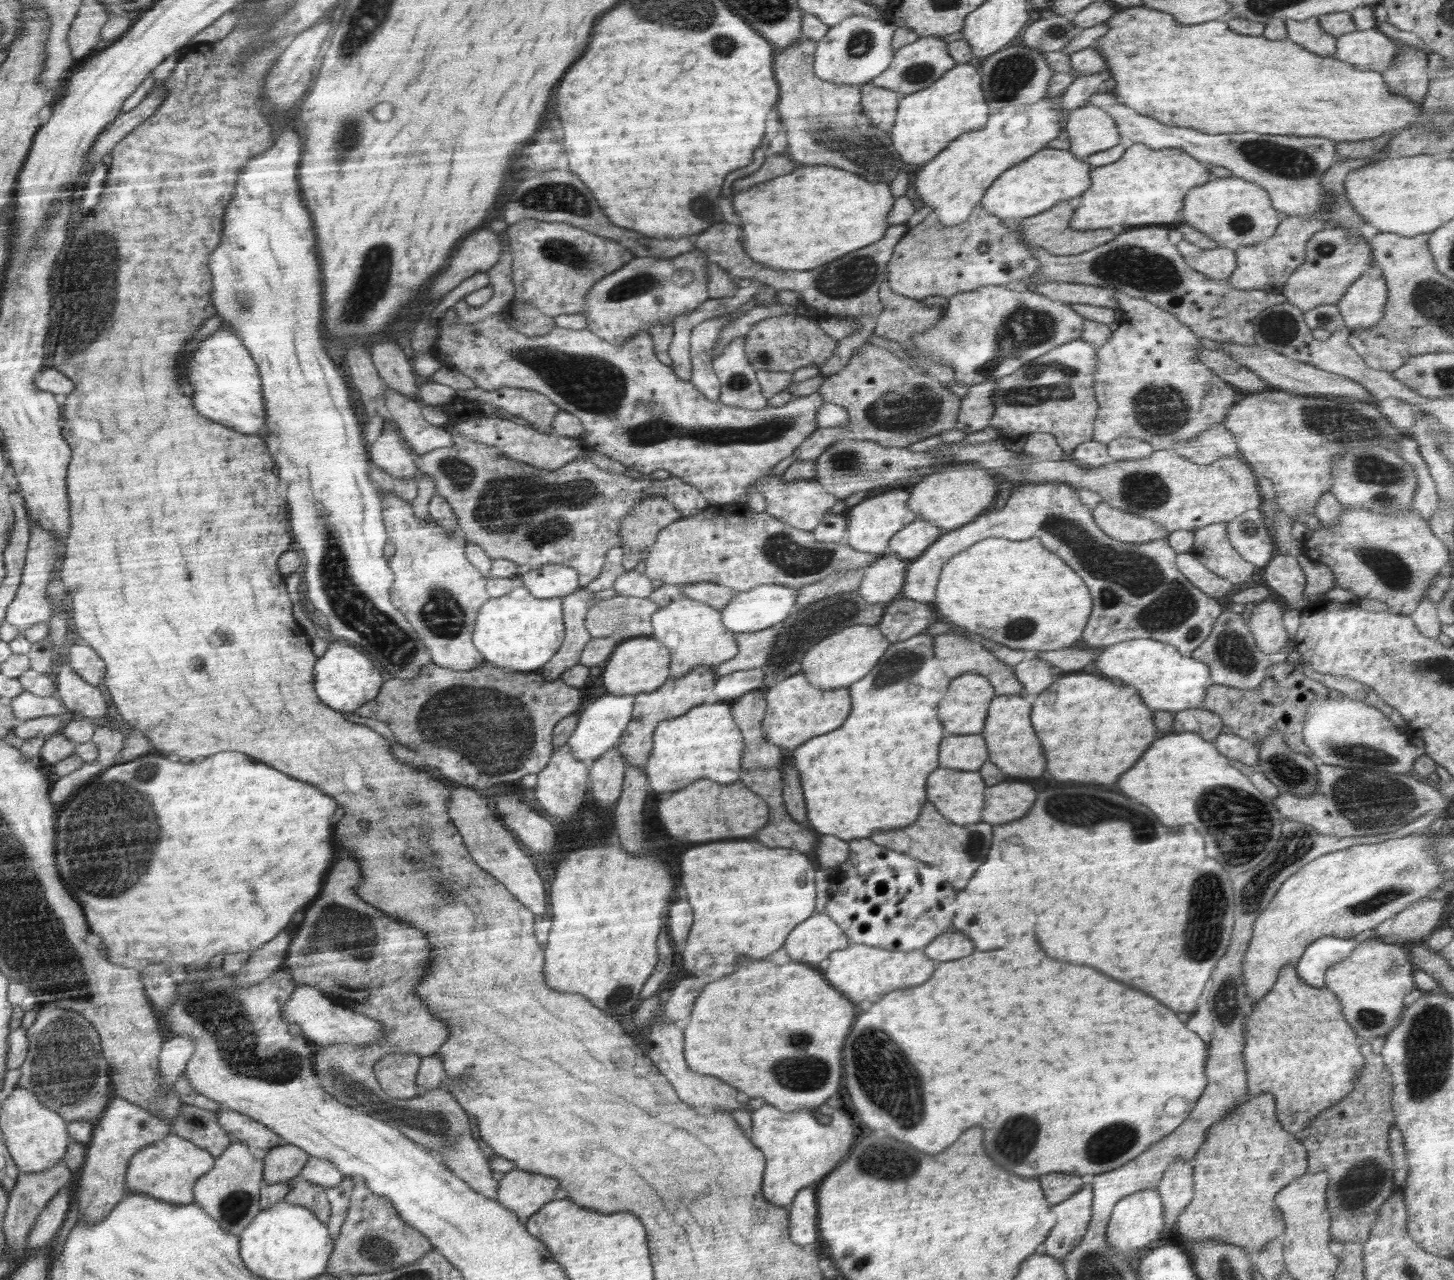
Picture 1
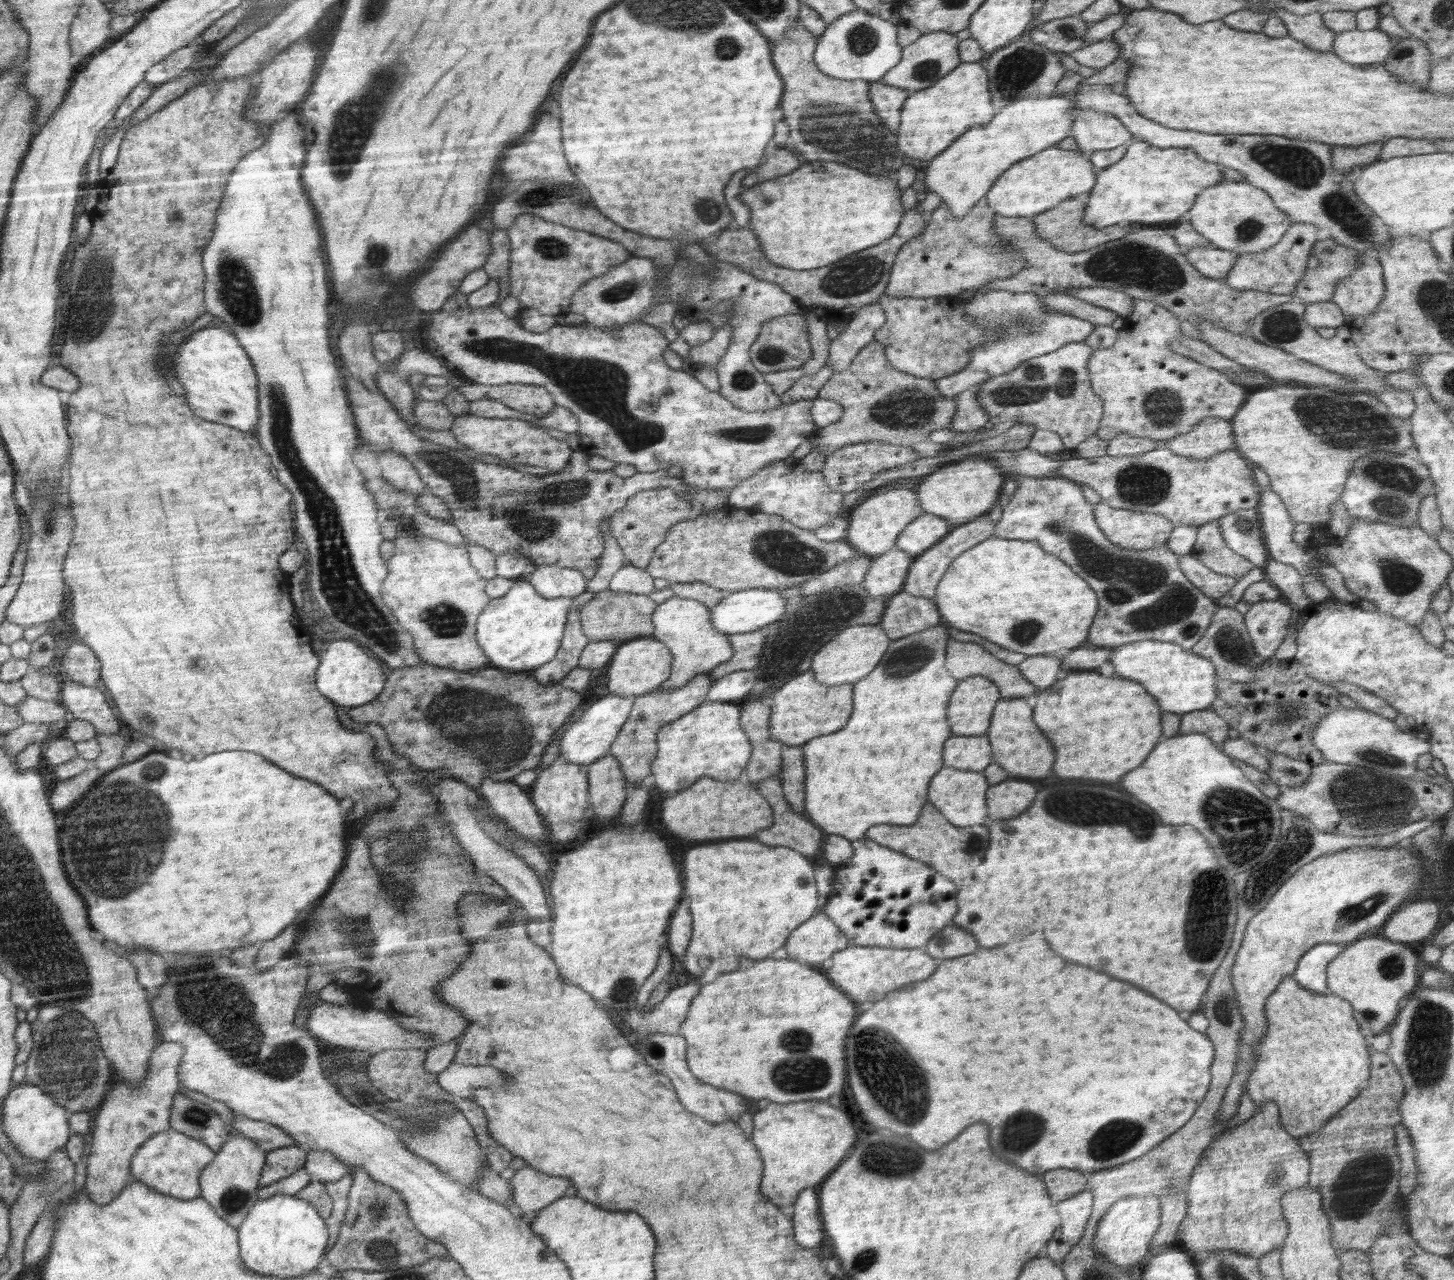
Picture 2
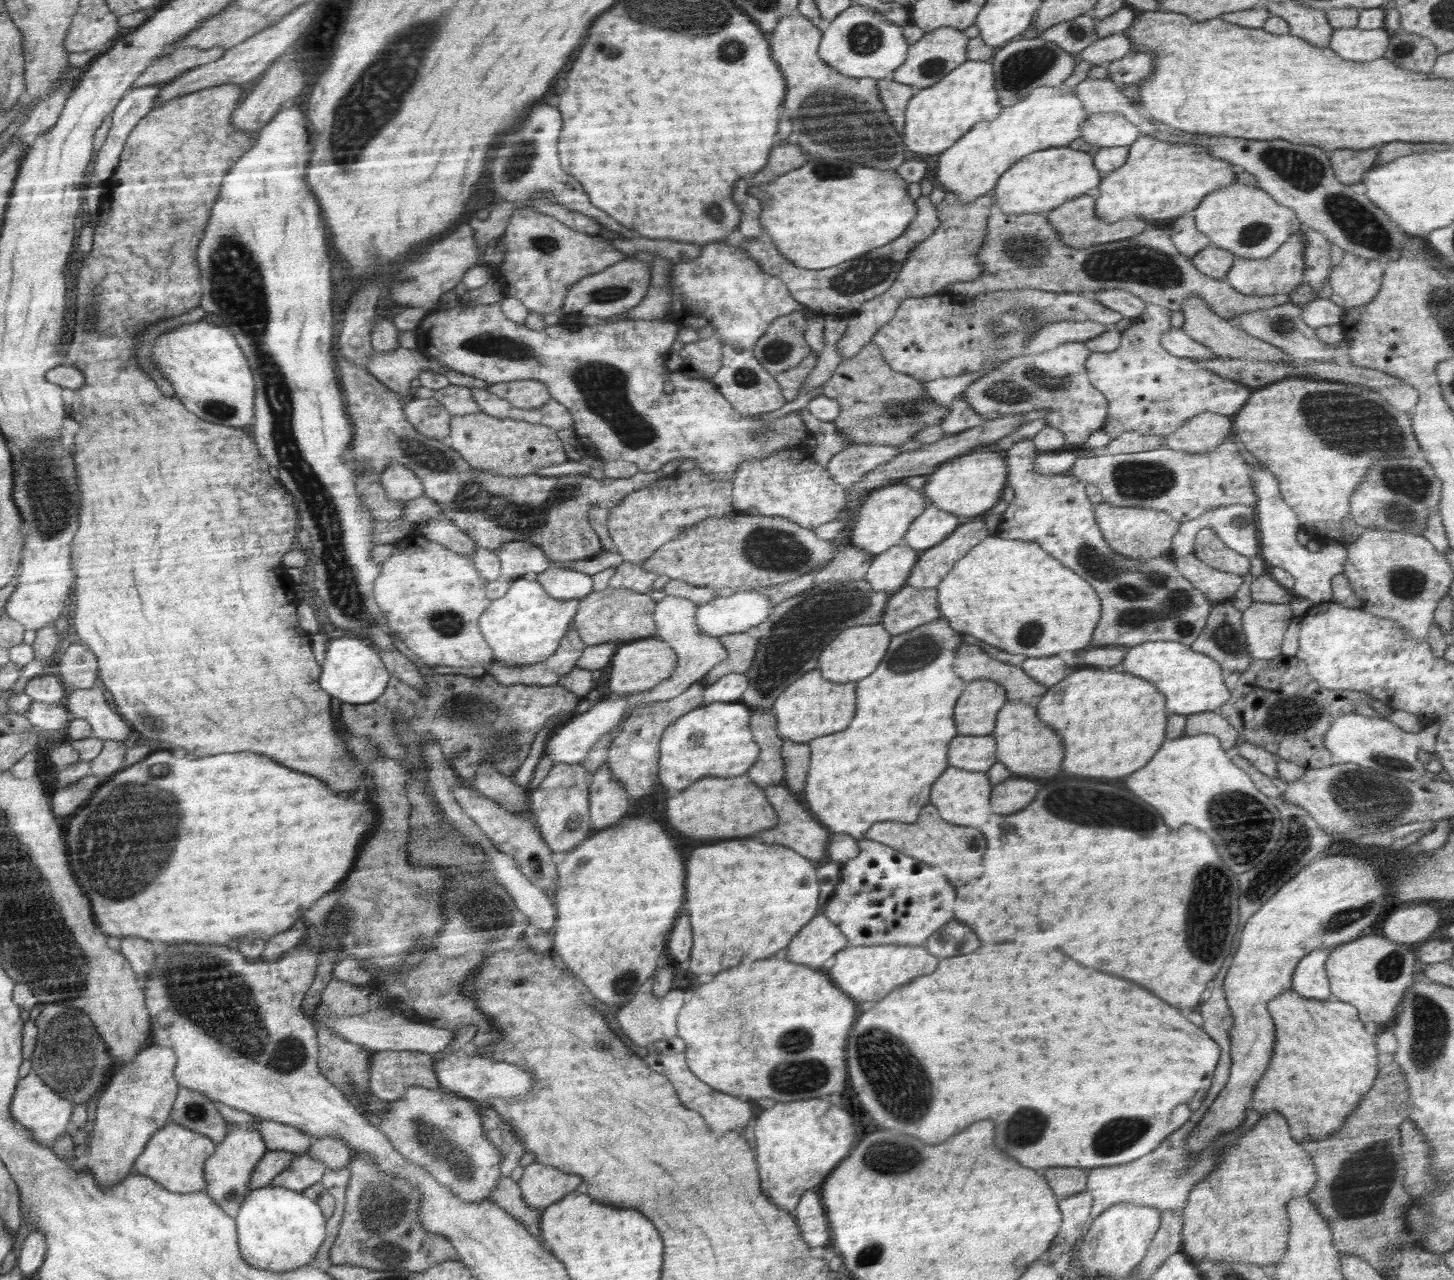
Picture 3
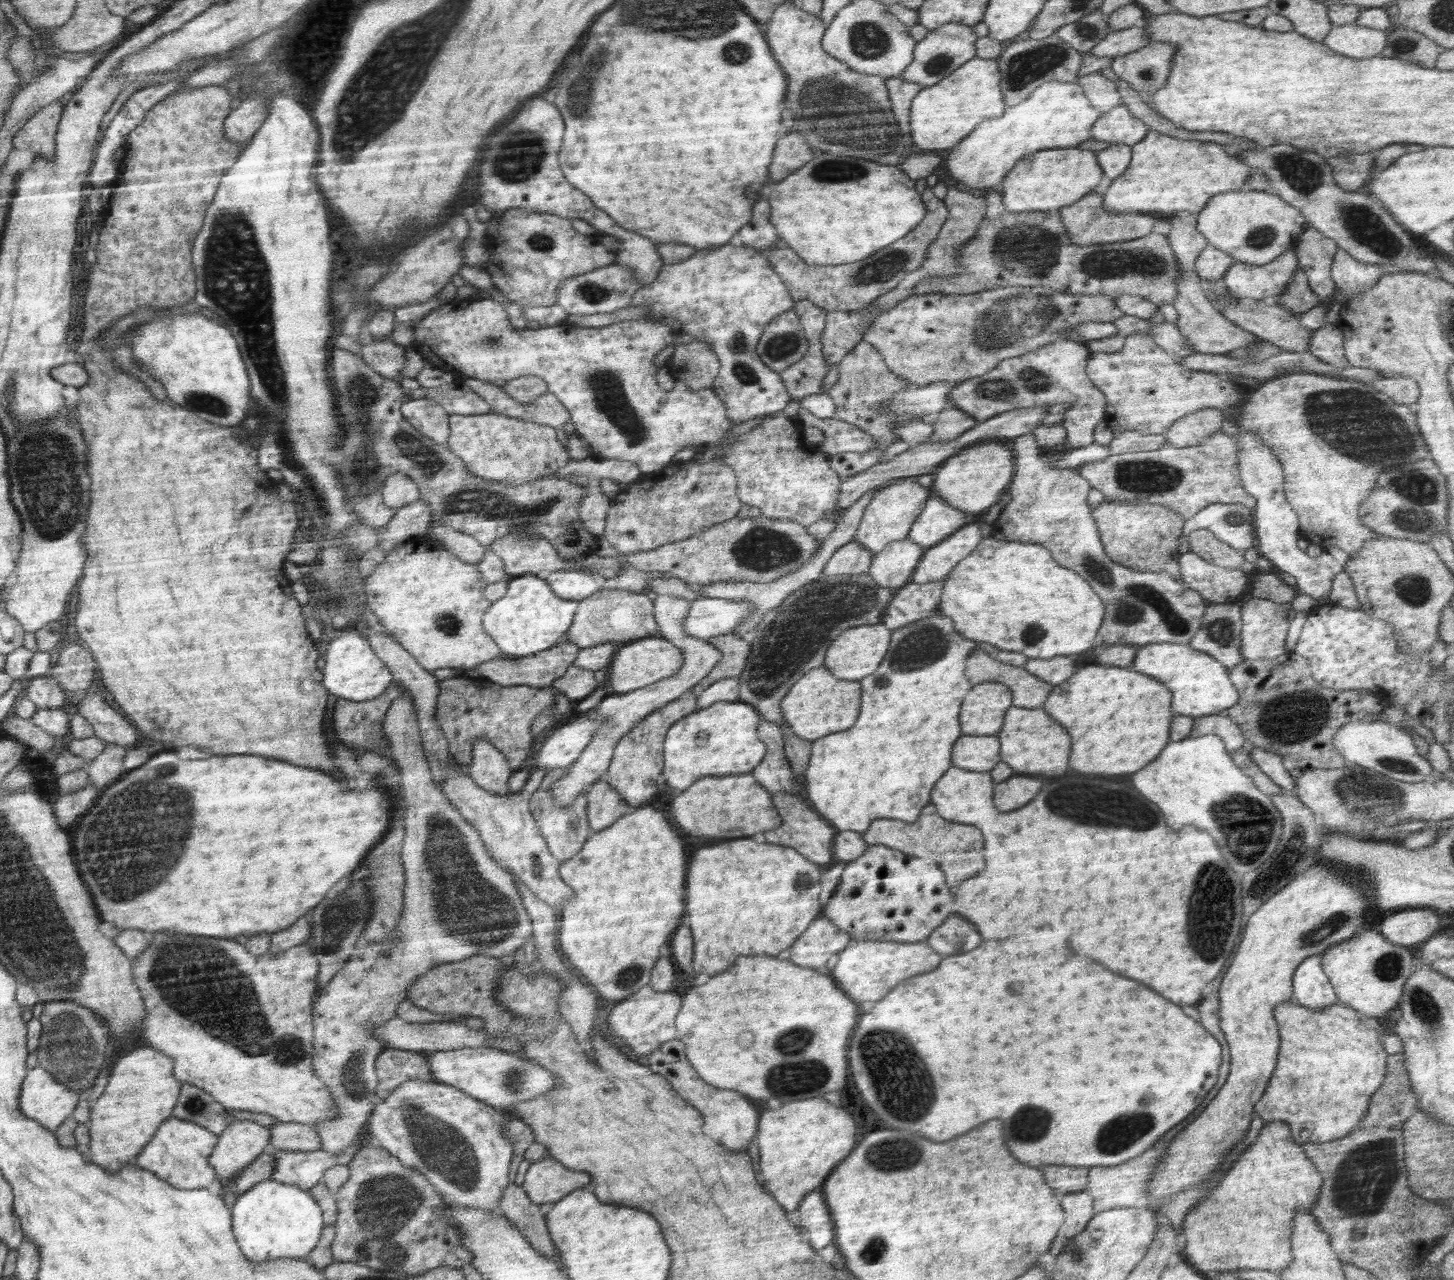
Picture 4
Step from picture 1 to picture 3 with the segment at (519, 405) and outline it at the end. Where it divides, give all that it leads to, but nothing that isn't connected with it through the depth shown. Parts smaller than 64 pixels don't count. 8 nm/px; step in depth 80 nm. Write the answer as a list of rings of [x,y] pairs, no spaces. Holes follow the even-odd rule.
[[[538,380],[497,382],[484,389],[522,410],[542,408],[551,398],[546,385]]]

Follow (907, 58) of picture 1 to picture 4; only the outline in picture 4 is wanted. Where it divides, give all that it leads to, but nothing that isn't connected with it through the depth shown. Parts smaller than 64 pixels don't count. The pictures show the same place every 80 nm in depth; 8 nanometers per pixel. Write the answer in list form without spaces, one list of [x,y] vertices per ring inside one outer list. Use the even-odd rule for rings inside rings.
[[[948,22],[940,28],[930,31],[921,41],[917,41],[913,50],[913,59],[901,74],[901,77],[908,82],[921,84],[923,88],[934,86],[949,74],[952,74],[959,66],[975,57],[976,33],[972,26]]]

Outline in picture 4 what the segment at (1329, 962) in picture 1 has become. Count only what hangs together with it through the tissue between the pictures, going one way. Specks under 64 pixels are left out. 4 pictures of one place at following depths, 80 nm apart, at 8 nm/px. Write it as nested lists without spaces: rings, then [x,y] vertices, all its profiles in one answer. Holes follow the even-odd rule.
[[[1322,954],[1306,958],[1297,967],[1293,976],[1292,1000],[1312,1010],[1322,1010],[1339,1002],[1334,987],[1324,975]]]

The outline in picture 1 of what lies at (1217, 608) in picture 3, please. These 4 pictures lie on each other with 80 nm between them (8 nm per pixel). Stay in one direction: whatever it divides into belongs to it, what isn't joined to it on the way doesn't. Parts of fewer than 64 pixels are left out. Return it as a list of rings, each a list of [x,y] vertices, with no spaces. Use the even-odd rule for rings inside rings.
[[[1222,610],[1214,629],[1208,638],[1190,656],[1198,660],[1210,669],[1210,680],[1212,685],[1221,684],[1231,686],[1240,690],[1256,690],[1262,682],[1265,670],[1271,666],[1285,662],[1288,651],[1294,650],[1294,640],[1288,638],[1287,645],[1272,654],[1264,654],[1255,643],[1255,638],[1249,630],[1249,626],[1243,620],[1242,614],[1235,614],[1228,610]]]

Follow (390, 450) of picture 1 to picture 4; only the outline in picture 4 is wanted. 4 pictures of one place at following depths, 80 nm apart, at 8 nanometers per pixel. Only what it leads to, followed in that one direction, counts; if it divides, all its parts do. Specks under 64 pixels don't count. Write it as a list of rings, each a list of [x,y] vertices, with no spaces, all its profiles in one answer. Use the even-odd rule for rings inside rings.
[[[402,473],[391,474],[383,482],[381,490],[383,501],[396,511],[406,506],[406,504],[420,499],[418,485]]]

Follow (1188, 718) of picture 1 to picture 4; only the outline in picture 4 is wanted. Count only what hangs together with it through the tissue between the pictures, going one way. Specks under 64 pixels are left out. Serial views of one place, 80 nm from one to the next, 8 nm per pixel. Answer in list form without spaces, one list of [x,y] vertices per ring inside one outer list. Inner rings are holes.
[[[1224,714],[1193,717],[1194,726],[1190,737],[1198,738],[1204,735],[1219,736],[1228,752],[1238,750],[1244,744],[1245,738],[1240,727]]]

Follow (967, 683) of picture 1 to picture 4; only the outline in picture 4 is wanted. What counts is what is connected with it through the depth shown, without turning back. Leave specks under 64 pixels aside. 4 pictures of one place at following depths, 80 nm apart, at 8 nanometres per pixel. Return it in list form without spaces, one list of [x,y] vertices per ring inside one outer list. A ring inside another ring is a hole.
[[[1001,682],[973,685],[959,710],[962,735],[997,735],[1004,726],[1004,713],[1013,706],[1012,697],[1011,690]]]

